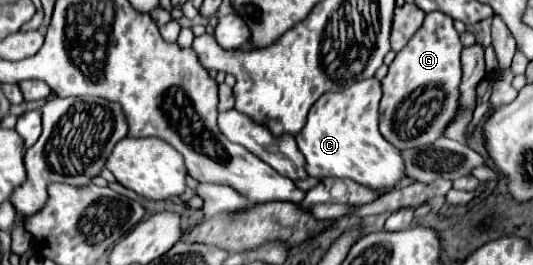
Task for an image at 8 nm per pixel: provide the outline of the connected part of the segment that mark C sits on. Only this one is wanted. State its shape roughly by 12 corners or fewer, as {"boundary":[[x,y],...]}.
{"boundary":[[380,80],[322,94],[296,134],[308,176],[376,192],[404,174]]}

